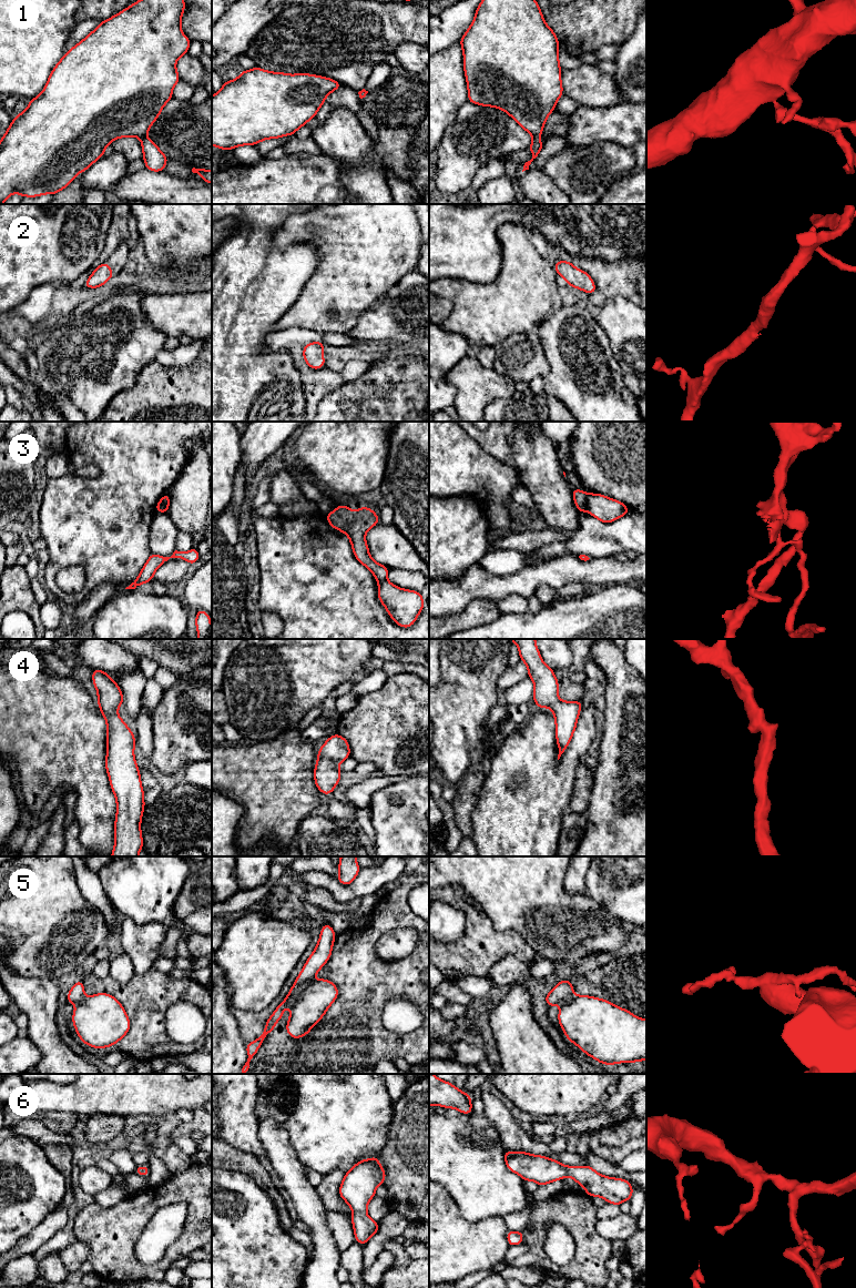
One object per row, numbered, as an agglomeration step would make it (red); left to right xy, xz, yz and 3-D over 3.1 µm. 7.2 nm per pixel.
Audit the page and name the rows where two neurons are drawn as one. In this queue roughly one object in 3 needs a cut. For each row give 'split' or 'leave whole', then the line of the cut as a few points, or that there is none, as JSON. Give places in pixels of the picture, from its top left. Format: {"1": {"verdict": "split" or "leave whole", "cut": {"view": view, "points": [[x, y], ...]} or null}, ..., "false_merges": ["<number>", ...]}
{"1": {"verdict": "leave whole", "cut": null}, "2": {"verdict": "leave whole", "cut": null}, "3": {"verdict": "split", "cut": {"view": "xy", "points": [[167, 495], [164, 500], [163, 511]]}}, "4": {"verdict": "leave whole", "cut": null}, "5": {"verdict": "leave whole", "cut": null}, "6": {"verdict": "leave whole", "cut": null}, "false_merges": ["3"]}

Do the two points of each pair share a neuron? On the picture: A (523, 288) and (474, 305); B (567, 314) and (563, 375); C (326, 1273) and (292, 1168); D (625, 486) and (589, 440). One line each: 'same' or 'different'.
A: same
B: same
C: same
D: same

